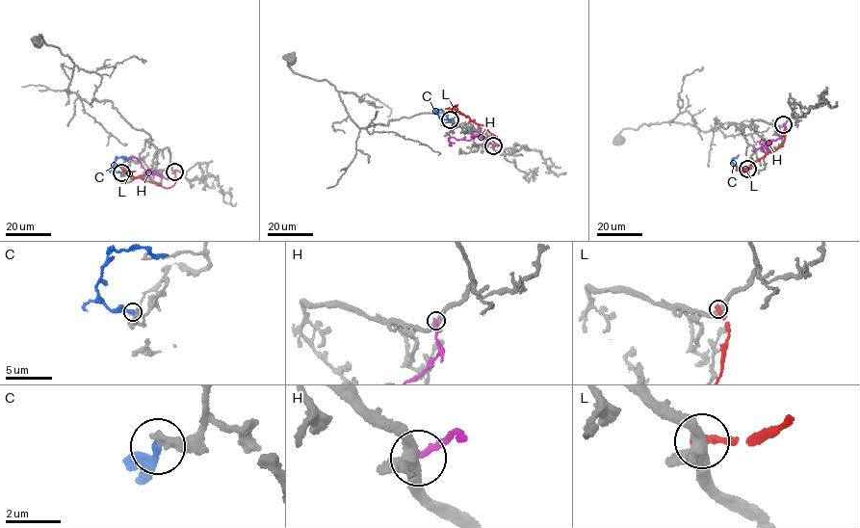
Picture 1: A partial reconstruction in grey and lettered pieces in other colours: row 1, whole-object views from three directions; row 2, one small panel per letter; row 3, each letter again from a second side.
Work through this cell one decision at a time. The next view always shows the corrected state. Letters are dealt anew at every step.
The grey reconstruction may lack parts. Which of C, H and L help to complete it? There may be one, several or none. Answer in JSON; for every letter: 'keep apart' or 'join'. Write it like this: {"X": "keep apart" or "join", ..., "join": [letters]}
{"C": "join", "H": "keep apart", "L": "keep apart", "join": ["C"]}

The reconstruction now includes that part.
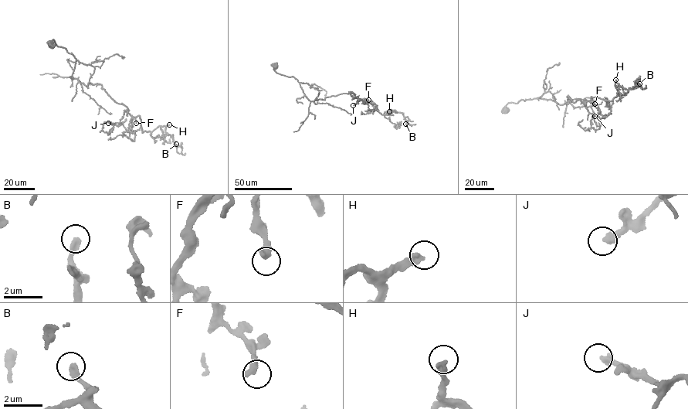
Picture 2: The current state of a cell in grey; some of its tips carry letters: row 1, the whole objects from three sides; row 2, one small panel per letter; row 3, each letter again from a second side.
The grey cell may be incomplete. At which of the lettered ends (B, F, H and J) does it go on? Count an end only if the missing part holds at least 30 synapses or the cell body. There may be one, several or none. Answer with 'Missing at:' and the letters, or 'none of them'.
Missing at: J

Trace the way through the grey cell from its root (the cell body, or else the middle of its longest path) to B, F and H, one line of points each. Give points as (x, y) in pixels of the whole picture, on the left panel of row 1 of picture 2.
B: (52, 45), (74, 56), (73, 78), (101, 85), (139, 116), (143, 131), (165, 126), (176, 144)
F: (52, 45), (53, 39), (74, 56), (73, 77), (86, 86), (101, 85), (126, 106), (136, 123)
H: (52, 45), (74, 56), (73, 77), (101, 85), (139, 116), (143, 131), (169, 124)

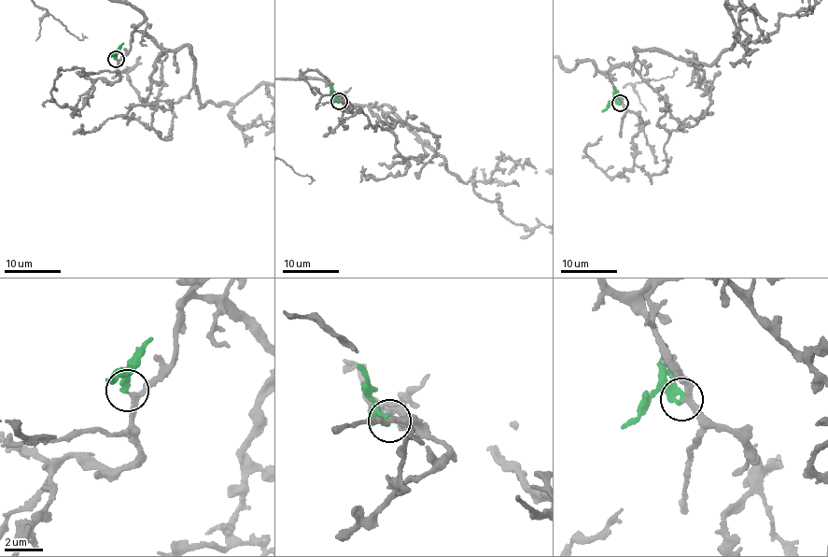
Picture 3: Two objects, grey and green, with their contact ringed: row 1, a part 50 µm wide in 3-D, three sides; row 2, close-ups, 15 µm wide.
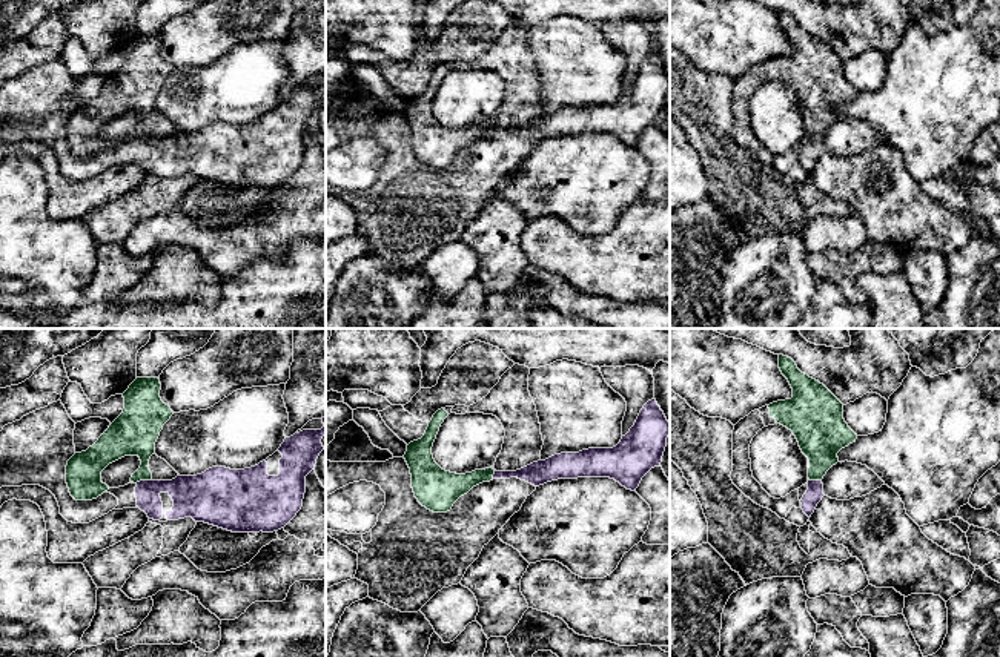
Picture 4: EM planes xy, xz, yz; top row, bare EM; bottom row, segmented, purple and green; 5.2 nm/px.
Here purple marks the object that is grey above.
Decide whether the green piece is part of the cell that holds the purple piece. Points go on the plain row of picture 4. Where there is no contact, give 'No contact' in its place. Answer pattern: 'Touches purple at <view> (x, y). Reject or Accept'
Touches purple at xy (143, 137). Accept

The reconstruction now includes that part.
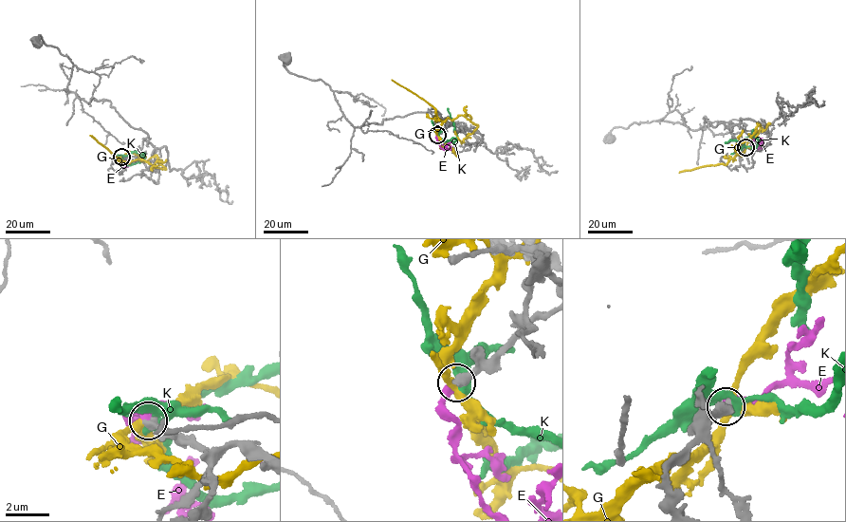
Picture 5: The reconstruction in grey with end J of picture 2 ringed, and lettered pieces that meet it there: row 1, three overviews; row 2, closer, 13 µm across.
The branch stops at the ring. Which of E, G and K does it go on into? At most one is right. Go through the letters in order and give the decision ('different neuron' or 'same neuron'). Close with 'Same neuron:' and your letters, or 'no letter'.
E: same neuron
G: different neuron
K: different neuron
Same neuron: E

